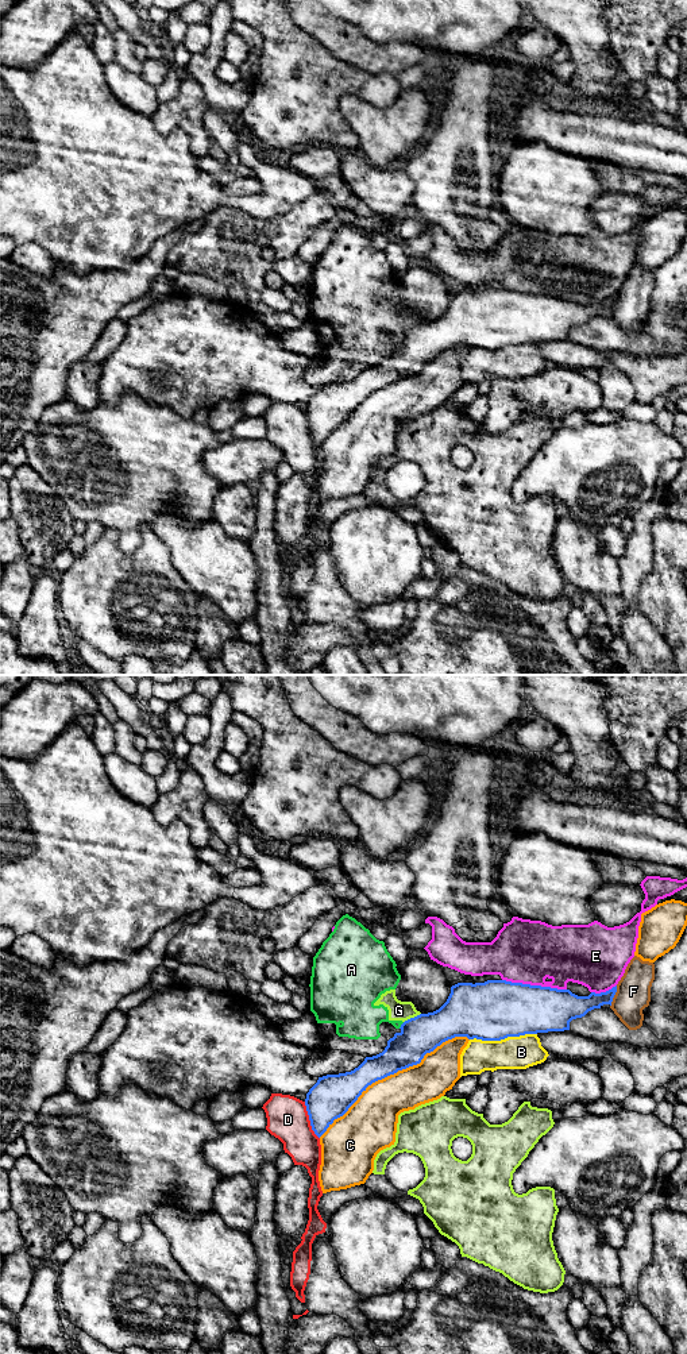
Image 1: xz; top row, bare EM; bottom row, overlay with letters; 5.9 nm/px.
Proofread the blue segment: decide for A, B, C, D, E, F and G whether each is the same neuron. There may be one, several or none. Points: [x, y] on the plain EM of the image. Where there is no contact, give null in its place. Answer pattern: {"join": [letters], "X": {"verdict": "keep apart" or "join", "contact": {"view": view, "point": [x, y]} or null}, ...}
{"join": [], "A": {"verdict": "keep apart", "contact": {"view": "xz", "point": [401, 334]}}, "B": {"verdict": "keep apart", "contact": {"view": "xz", "point": [502, 347]}}, "C": {"verdict": "keep apart", "contact": {"view": "xz", "point": [392, 382]}}, "D": {"verdict": "keep apart", "contact": {"view": "xz", "point": [309, 428]}}, "E": {"verdict": "keep apart", "contact": {"view": "xz", "point": [535, 294]}}, "F": {"verdict": "keep apart", "contact": {"view": "xz", "point": [613, 305]}}, "G": {"verdict": "keep apart", "contact": {"view": "xz", "point": [412, 327]}}}

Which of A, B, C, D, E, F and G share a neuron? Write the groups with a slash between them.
A G / B / C / D / E / F

